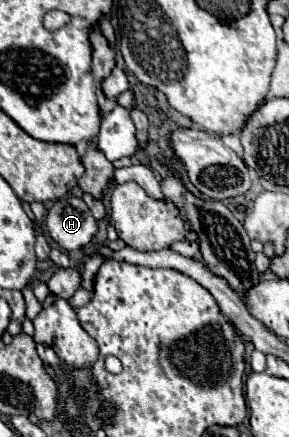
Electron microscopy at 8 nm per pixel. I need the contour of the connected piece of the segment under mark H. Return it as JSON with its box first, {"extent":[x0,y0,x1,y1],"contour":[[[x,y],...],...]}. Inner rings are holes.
{"extent":[45,196,97,252],"contour":[[[77,196],[57,200],[45,218],[45,226],[49,236],[69,252],[87,246],[97,232],[97,220]]]}

